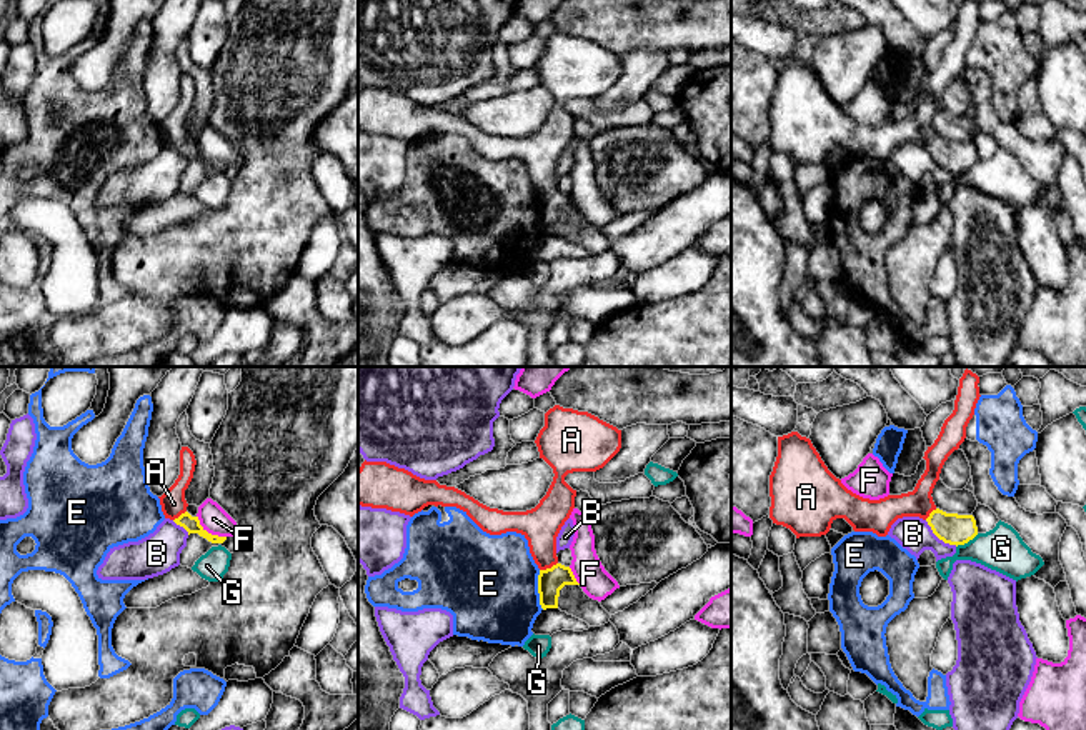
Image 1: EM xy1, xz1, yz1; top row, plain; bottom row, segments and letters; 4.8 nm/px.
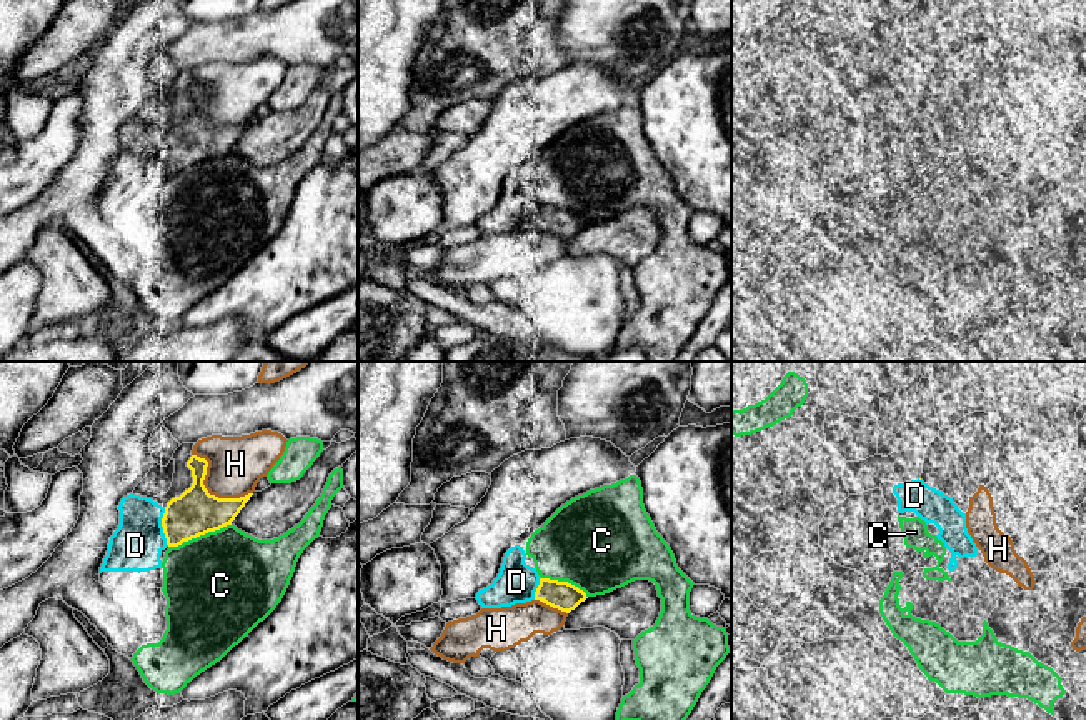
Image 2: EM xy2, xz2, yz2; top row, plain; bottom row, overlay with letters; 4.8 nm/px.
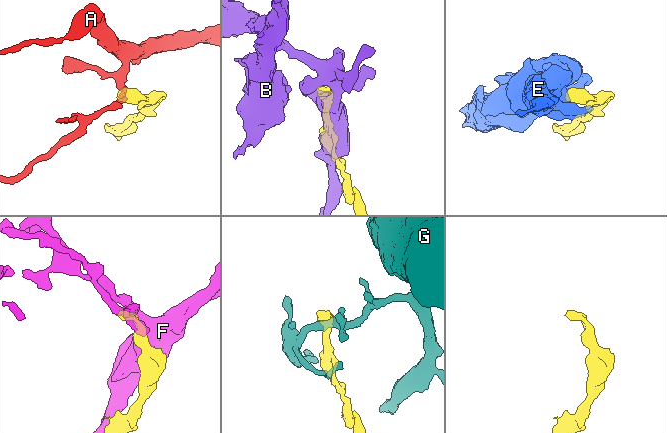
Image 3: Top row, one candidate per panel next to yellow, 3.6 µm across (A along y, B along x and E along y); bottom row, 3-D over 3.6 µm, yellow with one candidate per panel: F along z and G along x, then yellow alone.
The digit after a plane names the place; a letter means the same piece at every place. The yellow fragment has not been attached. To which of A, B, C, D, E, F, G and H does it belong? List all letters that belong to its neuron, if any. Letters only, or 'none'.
D

